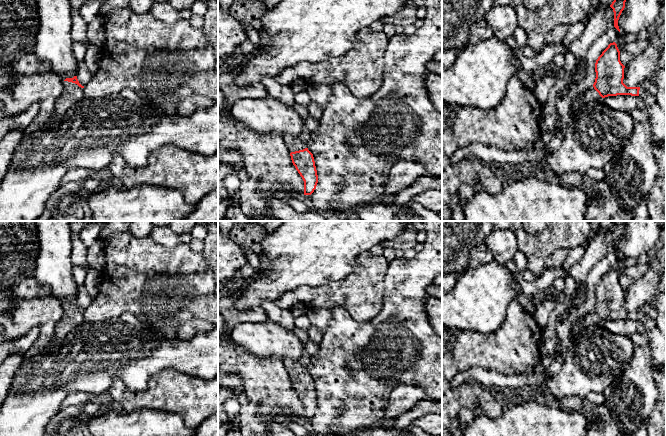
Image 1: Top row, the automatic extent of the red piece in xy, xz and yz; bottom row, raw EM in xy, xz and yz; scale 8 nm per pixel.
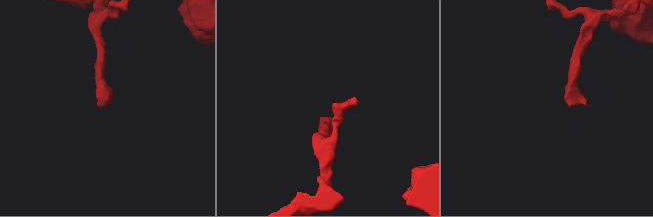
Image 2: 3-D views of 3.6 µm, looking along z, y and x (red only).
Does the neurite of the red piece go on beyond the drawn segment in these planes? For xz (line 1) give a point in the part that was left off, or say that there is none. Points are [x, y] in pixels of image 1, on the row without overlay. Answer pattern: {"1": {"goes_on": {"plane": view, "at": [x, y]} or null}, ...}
{"1": {"goes_on": {"plane": "xz", "at": [293, 368]}}}

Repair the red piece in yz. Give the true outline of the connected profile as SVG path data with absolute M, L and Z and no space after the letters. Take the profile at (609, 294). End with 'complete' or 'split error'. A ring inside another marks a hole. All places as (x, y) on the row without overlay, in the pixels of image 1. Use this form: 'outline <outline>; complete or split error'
outline M610 267L596 284L594 308L572 326L571 338L587 326L600 325L601 321L639 320L640 311L627 311L623 307L624 292L625 290L620 285L620 275L617 268Z; split error

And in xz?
outline M285 359L283 362L290 376L292 387L304 405L304 419L311 419L318 407L313 378L299 361Z; split error

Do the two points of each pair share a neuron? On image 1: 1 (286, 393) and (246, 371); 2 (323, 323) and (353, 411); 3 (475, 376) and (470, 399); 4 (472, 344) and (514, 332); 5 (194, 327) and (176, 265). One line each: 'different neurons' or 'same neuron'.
1: same neuron
2: different neurons
3: different neurons
4: same neuron
5: different neurons

